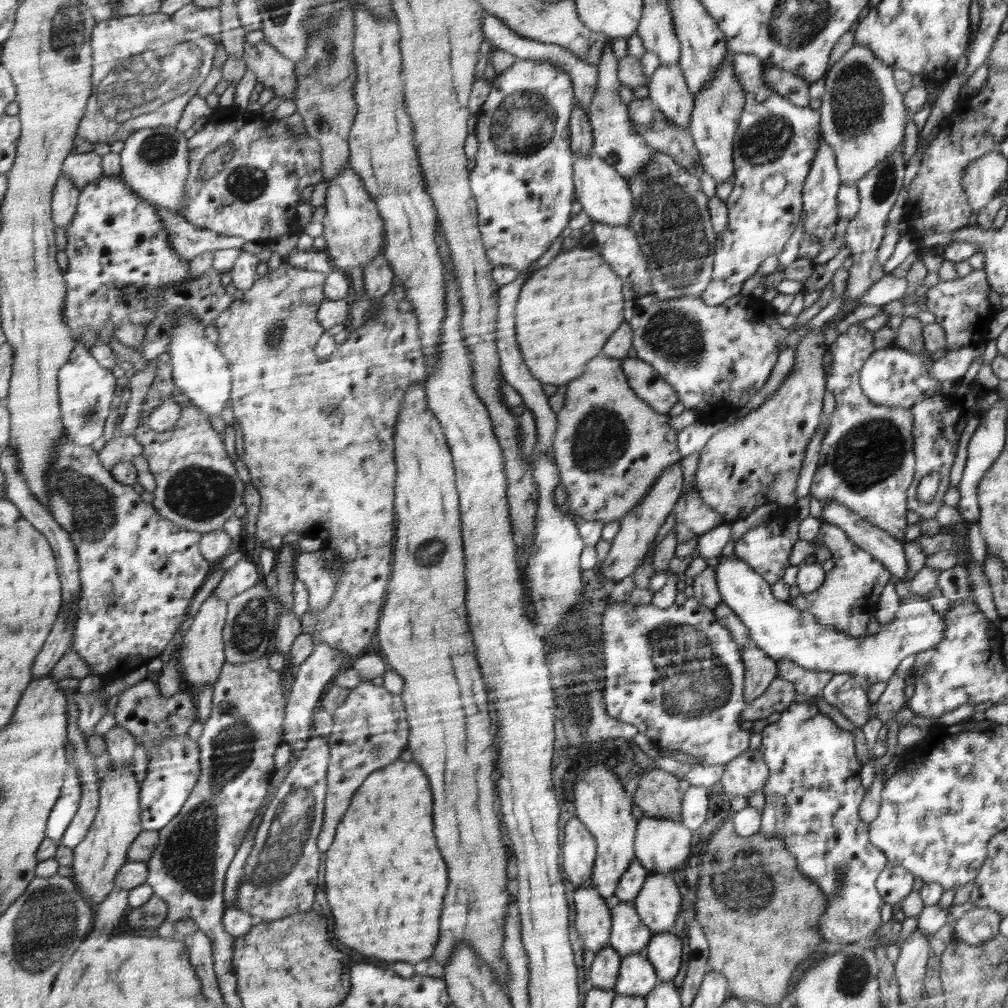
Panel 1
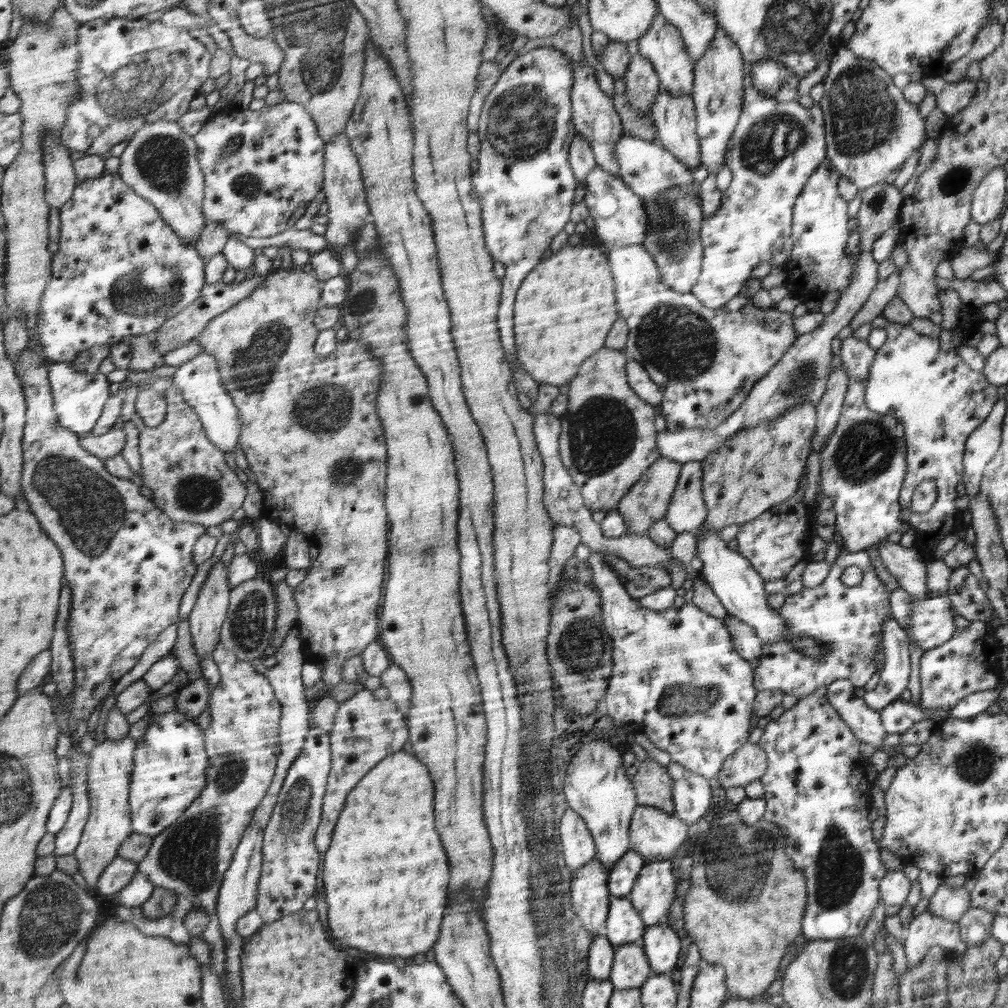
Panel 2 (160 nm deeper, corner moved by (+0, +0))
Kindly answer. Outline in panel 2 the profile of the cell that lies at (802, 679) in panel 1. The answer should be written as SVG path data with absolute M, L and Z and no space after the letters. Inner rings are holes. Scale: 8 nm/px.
M838 533L834 534L833 541L839 544L841 553L832 563L824 582L814 588L803 587L798 593L787 594L778 610L787 624L787 630L819 640L829 648L829 654L812 659L790 641L782 641L777 646L764 646L755 676L755 687L761 691L782 690L802 698L817 688L834 683L836 679L846 679L855 687L864 687L876 673L878 663L874 655L879 646L883 647L883 624L887 616L893 616L890 604L892 592L888 592L888 584L880 580L880 572L876 572L876 564L870 563L866 550L848 552L843 548L842 537ZM848 566L862 569L862 581L856 586L848 587L840 580Z

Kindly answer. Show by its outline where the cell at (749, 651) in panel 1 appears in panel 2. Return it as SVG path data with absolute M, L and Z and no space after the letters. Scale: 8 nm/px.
M728 615L723 623L730 630L734 638L735 648L742 656L758 668L760 657L762 656L764 644L758 638L753 626L746 624L743 620Z

